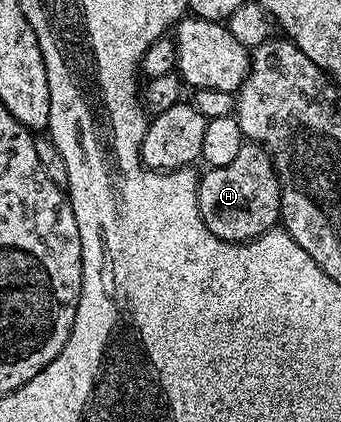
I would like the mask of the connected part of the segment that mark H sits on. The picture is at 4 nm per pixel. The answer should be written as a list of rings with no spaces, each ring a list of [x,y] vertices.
[[[245,142],[238,150],[238,158],[230,162],[230,166],[208,168],[205,176],[199,177],[198,210],[202,214],[204,224],[223,240],[243,242],[253,240],[264,232],[271,232],[281,223],[280,219],[280,179],[276,176],[276,165],[271,156],[258,144]]]

